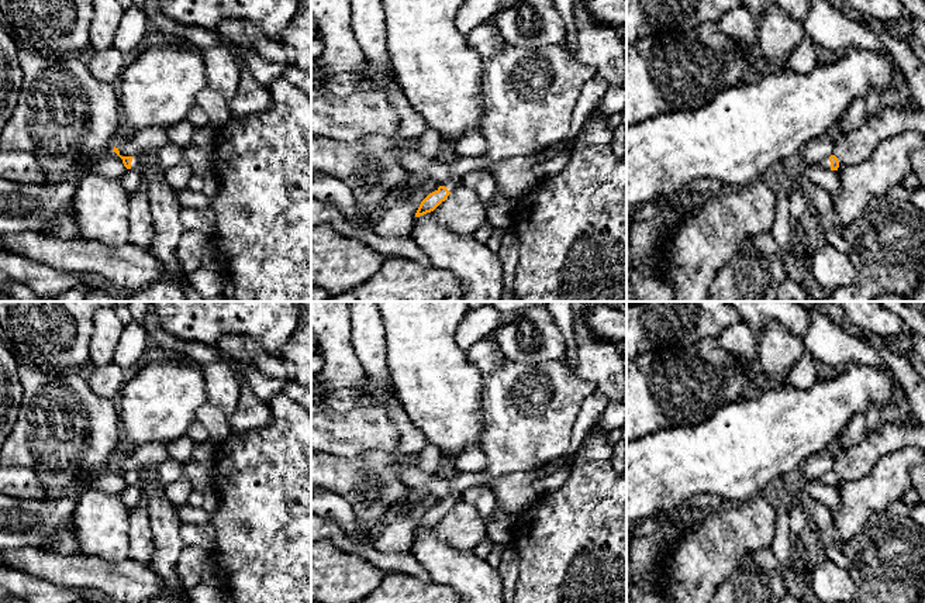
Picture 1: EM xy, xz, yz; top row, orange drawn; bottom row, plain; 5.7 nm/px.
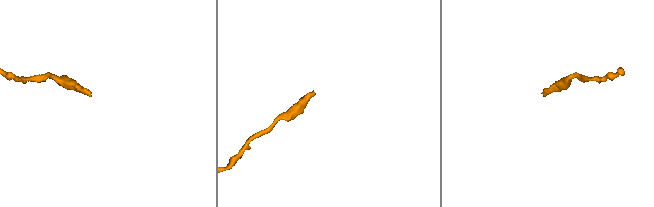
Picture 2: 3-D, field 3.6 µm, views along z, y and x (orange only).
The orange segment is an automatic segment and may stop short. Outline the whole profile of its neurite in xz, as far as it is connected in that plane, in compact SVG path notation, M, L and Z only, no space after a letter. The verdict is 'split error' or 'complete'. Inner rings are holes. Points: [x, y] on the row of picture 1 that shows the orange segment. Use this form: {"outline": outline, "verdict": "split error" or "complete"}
{"outline": "M545 151L532 155L520 155L501 162L490 162L484 158L449 156L451 180L421 201L415 217L434 211L460 185L463 175L476 170L490 172L496 178L498 190L505 197L517 201L539 180L532 168L542 161L545 161Z", "verdict": "split error"}

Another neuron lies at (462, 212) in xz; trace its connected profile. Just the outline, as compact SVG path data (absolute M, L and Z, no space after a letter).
M458 185L434 214L439 224L462 235L473 235L487 221L484 203L463 185Z

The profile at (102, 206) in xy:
M80 172L75 179L77 189L72 204L82 238L110 247L128 244L130 192L121 178Z

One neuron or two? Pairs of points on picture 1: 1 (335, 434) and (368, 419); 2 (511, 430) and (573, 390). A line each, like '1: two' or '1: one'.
1: one
2: one

